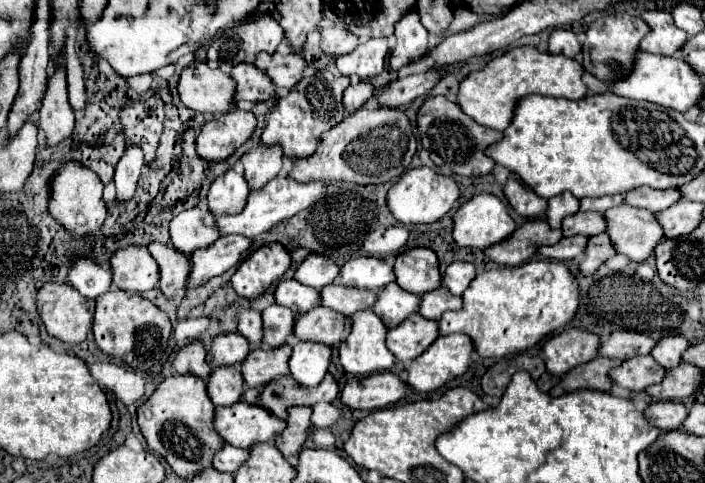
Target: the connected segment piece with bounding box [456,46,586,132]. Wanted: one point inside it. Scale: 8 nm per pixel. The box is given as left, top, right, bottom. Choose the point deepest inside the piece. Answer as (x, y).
(489, 95)

